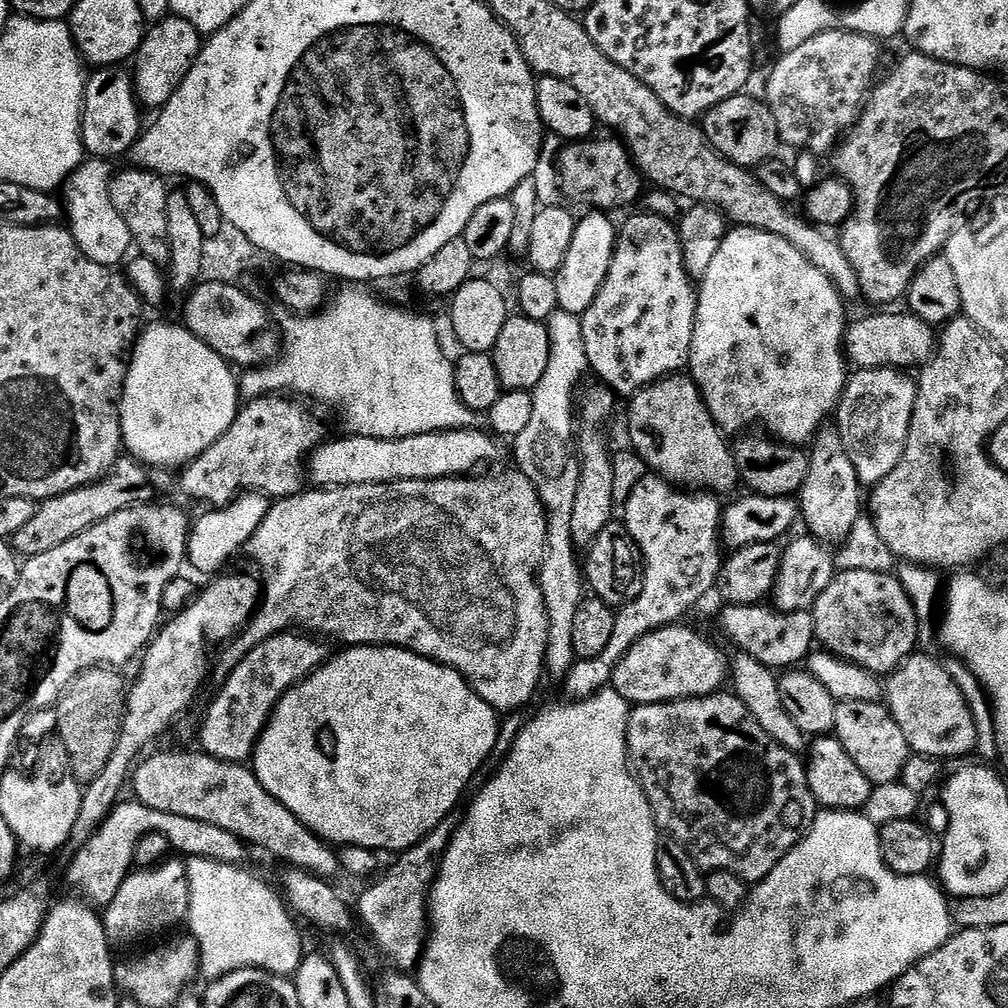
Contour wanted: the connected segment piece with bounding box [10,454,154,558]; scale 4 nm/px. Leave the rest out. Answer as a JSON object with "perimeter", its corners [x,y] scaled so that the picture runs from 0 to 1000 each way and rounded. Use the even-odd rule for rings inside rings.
{"perimeter":[[[120,451],[103,475],[43,497],[37,503],[34,514],[30,514],[30,518],[26,518],[26,522],[22,522],[18,530],[10,533],[10,539],[24,554],[46,550],[46,546],[54,546],[54,542],[62,542],[62,538],[77,534],[81,526],[89,526],[89,522],[109,514],[109,510],[117,510],[117,506],[148,499],[152,495],[151,472],[152,465],[147,461],[139,459],[132,452]]]}

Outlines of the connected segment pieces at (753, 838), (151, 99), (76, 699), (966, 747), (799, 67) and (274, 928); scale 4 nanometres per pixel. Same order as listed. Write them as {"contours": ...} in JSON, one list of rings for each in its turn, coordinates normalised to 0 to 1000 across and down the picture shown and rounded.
{"contours":[[[[715,685],[707,687],[704,690],[693,690],[683,694],[666,694],[656,698],[633,698],[623,707],[623,723],[621,724],[621,736],[623,737],[623,752],[625,761],[632,774],[635,775],[637,784],[647,801],[647,813],[651,816],[652,822],[660,829],[668,829],[685,847],[685,851],[699,866],[708,863],[722,863],[724,867],[732,867],[743,878],[749,879],[768,863],[768,859],[789,839],[794,836],[798,826],[806,820],[808,812],[812,805],[812,799],[808,788],[804,788],[802,783],[802,773],[798,763],[799,755],[791,747],[777,742],[736,700],[734,693],[725,686]]],[[[168,15],[164,20],[156,20],[143,33],[143,40],[134,54],[133,82],[135,98],[144,108],[158,109],[181,85],[185,73],[188,73],[190,63],[198,56],[200,37],[188,22],[179,16]]],[[[107,661],[86,663],[84,667],[78,667],[54,702],[57,706],[56,726],[71,757],[70,769],[80,776],[97,772],[105,756],[109,756],[113,740],[117,740],[125,701],[125,675],[123,679],[122,673],[115,667],[118,666]]],[[[906,649],[894,657],[892,663],[880,672],[876,680],[876,693],[881,707],[891,716],[895,729],[911,750],[926,750],[939,756],[951,750],[968,746],[968,721],[954,685],[942,669],[938,669],[936,658],[925,651]]],[[[822,30],[796,42],[792,50],[777,53],[762,75],[760,94],[775,140],[789,149],[824,152],[857,110],[857,101],[870,78],[873,48],[874,41],[865,36]]],[[[191,852],[185,858],[188,871],[185,917],[190,920],[188,929],[198,940],[197,967],[209,974],[232,962],[259,960],[289,969],[296,955],[295,914],[279,886],[264,874],[249,869],[242,859]]]]}

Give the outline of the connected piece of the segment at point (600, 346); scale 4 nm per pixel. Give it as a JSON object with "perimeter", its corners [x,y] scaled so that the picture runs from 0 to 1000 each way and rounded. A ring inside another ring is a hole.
{"perimeter":[[[646,212],[636,213],[627,214],[619,223],[617,221],[614,223],[611,232],[611,247],[605,260],[605,268],[601,272],[601,278],[597,280],[589,300],[585,300],[585,304],[581,307],[579,313],[575,314],[577,319],[577,339],[581,339],[581,355],[583,356],[584,366],[589,370],[589,373],[591,369],[591,377],[596,382],[615,395],[617,393],[620,393],[620,395],[632,393],[637,386],[644,385],[652,377],[657,377],[660,373],[678,370],[683,363],[685,339],[688,335],[688,315],[690,314],[690,292],[692,286],[684,276],[681,264],[677,260],[677,240],[675,239],[672,223],[661,215],[653,215]]]}

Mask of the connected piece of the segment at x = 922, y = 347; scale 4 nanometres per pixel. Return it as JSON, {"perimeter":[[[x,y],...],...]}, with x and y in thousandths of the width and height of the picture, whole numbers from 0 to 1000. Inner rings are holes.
{"perimeter":[[[869,308],[866,313],[857,313],[840,322],[837,331],[837,348],[842,362],[855,365],[891,365],[905,367],[925,356],[931,340],[926,322],[900,309]]]}

